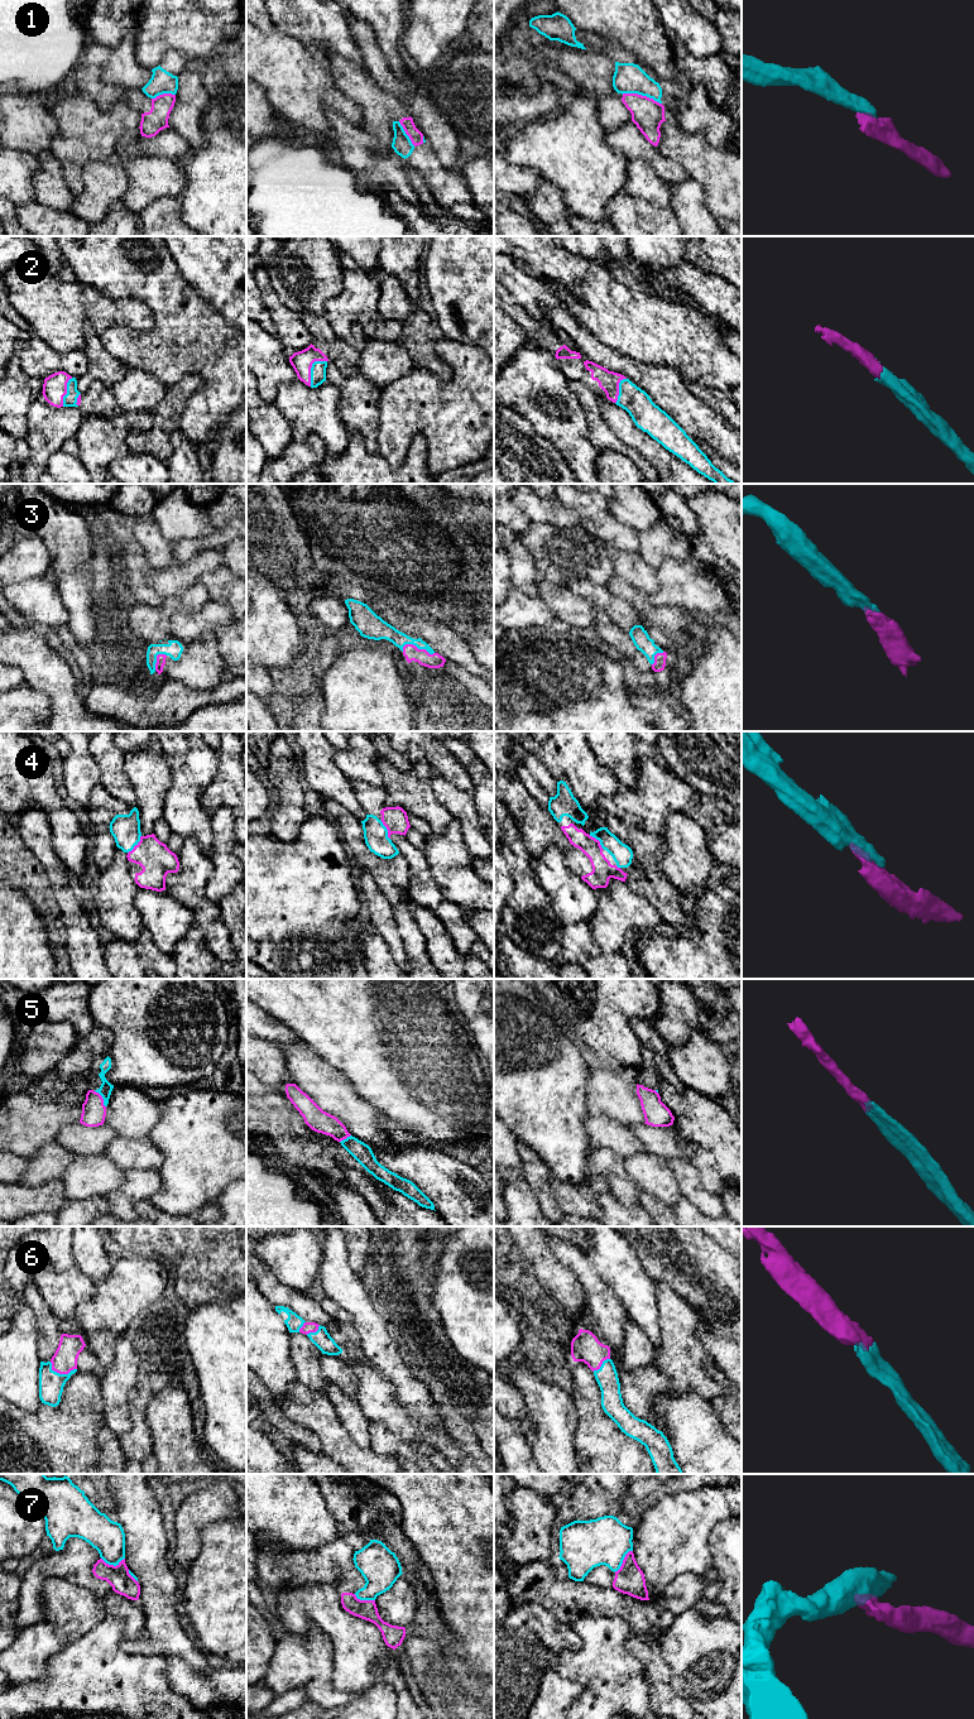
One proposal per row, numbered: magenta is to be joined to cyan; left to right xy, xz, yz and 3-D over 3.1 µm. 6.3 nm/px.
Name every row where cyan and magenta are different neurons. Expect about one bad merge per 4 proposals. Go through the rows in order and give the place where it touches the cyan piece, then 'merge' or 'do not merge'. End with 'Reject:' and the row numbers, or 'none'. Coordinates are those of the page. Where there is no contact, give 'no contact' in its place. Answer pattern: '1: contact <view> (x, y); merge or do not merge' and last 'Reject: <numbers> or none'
1: contact yz (642, 95); do not merge
2: contact xz (311, 368); merge
3: contact xz (418, 648); merge
4: contact xy (137, 844); merge
5: contact xy (102, 1098); merge
6: contact xy (61, 1374); merge
7: contact yz (622, 1561); do not merge
Reject: 1, 7

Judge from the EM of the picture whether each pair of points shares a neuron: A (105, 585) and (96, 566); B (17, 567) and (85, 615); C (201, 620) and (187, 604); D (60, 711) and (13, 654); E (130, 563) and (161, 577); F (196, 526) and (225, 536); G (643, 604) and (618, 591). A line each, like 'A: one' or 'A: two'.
A: one
B: two
C: two
D: one
E: two
F: two
G: one

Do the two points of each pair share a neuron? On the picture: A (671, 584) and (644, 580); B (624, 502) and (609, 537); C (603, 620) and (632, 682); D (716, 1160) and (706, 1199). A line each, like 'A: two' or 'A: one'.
A: two
B: two
C: one
D: two

